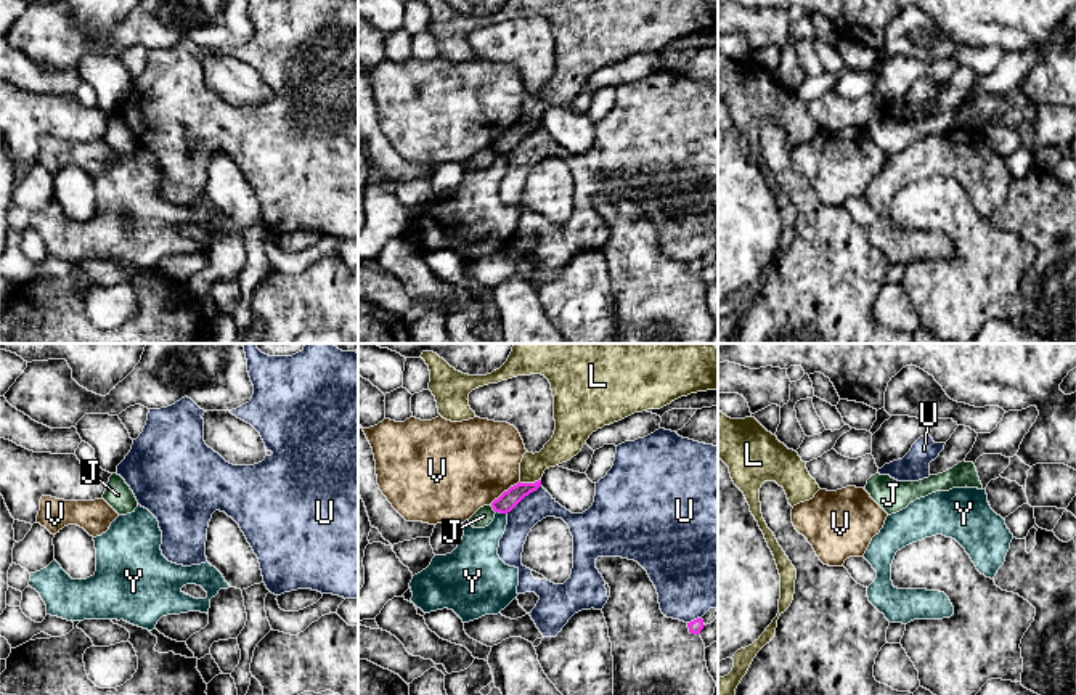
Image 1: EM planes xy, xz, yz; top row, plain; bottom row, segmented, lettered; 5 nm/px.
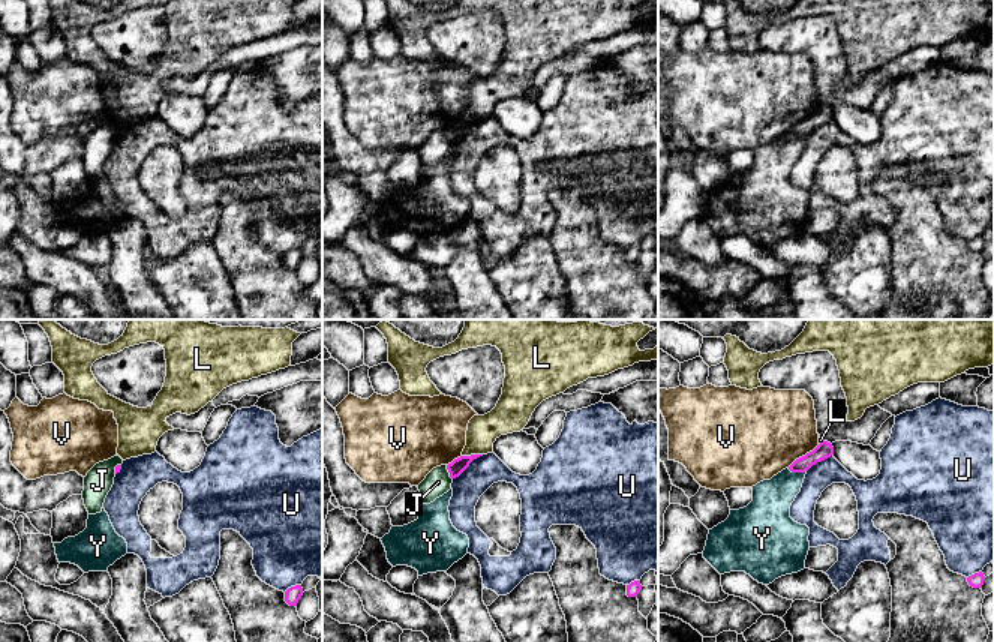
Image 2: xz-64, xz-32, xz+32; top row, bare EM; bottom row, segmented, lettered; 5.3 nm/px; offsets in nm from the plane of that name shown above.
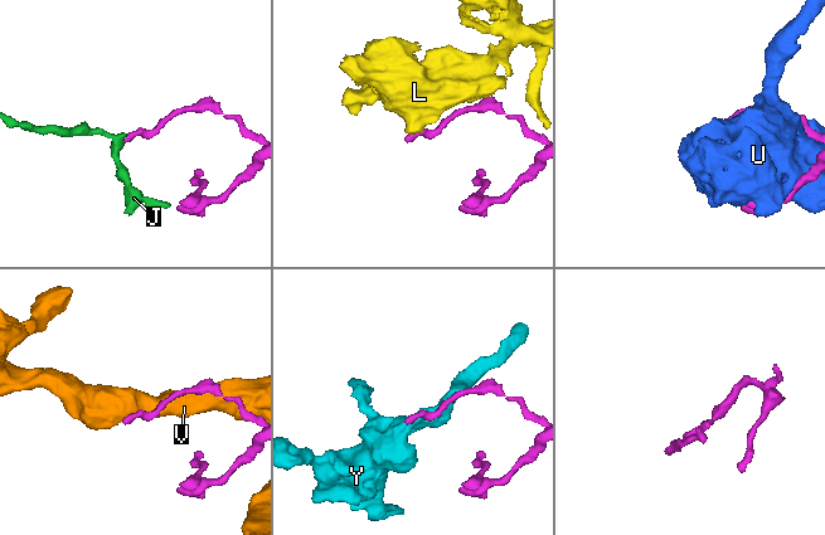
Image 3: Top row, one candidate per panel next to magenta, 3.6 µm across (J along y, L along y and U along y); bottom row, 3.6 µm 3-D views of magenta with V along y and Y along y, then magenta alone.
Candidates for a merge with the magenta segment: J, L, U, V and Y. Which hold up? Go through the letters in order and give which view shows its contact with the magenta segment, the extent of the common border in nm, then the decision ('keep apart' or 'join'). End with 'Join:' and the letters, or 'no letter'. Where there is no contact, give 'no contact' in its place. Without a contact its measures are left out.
J: xz | 50 nm | keep apart
L: xz | 110 nm | keep apart
U: xz | 220 nm | keep apart
V: xz | 200 nm | keep apart
Y: xz | 60 nm | keep apart
Join: no letter

